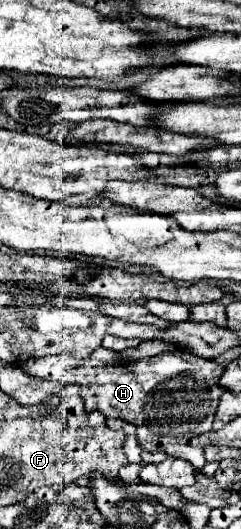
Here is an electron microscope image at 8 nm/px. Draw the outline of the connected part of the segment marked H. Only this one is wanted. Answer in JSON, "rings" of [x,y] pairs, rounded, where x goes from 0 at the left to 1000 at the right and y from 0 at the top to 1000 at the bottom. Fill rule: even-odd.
{"rings":[[[743,660],[676,667],[676,671],[581,679],[560,686],[510,686],[510,690],[452,690],[407,681],[378,681],[390,686],[386,690],[369,690],[369,681],[378,679],[365,679],[361,690],[344,692],[344,682],[311,679],[311,675],[278,675],[278,671],[212,671],[212,675],[178,675],[178,679],[112,682],[112,686],[95,686],[95,690],[87,690],[87,698],[95,698],[112,709],[137,709],[137,713],[154,713],[154,716],[228,716],[228,720],[270,720],[270,724],[311,724],[311,728],[328,728],[328,732],[336,732],[336,750],[344,750],[344,758],[353,758],[353,773],[361,773],[361,777],[419,777],[436,788],[485,788],[485,792],[510,792],[510,796],[552,800],[552,803],[568,807],[568,834],[577,834],[577,841],[585,841],[602,853],[627,853],[627,856],[643,856],[643,853],[676,853],[676,856],[693,856],[701,864],[743,864],[743,868],[784,871],[809,887],[834,887],[834,883],[851,879],[842,849],[826,849],[826,845],[793,845],[793,837],[784,837],[784,834],[793,834],[801,826],[826,826],[826,822],[842,822],[842,819],[876,815],[884,788],[892,788],[892,773],[900,773],[900,766],[909,766],[909,750],[917,750],[917,747],[925,747],[925,739],[934,739],[934,735],[925,735],[925,728],[909,728],[909,713],[925,709],[925,698],[934,698],[934,690],[925,690],[925,686],[884,682],[884,679],[851,679],[805,669],[801,675],[788,675],[788,671],[747,664]]]}

